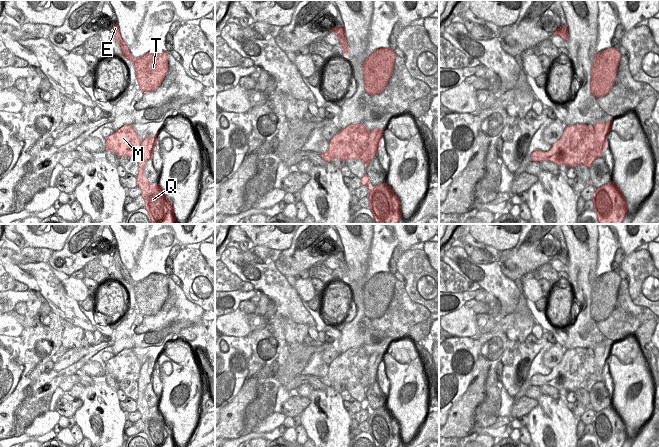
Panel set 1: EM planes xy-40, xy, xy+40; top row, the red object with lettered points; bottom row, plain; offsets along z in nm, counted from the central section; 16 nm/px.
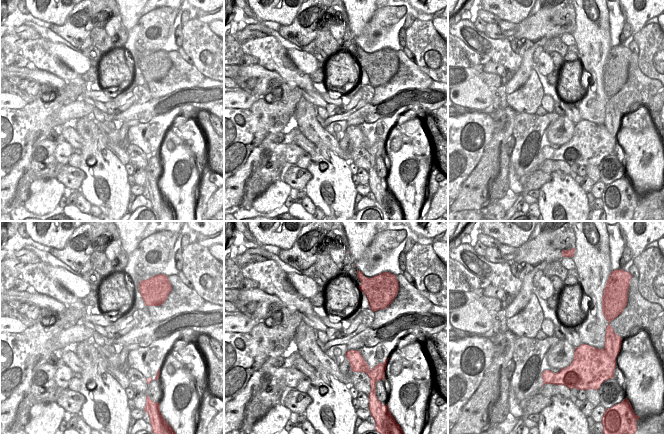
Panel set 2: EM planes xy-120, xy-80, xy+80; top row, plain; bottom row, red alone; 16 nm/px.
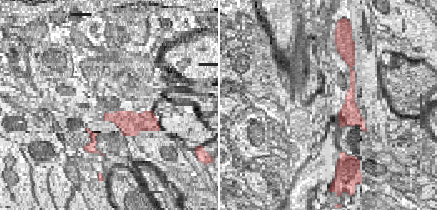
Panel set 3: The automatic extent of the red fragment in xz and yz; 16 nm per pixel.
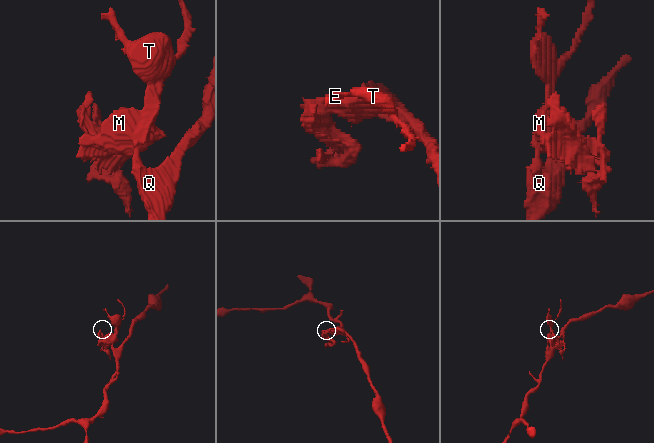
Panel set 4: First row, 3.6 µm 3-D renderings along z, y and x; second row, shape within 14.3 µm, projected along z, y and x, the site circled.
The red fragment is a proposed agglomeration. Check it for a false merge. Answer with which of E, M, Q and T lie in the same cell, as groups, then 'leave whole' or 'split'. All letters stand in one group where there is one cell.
E Q T / M | split

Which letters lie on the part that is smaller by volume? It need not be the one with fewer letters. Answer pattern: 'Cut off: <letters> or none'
Cut off: M.

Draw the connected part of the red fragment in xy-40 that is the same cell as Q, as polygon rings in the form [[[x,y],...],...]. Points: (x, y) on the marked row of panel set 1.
[[[157,132],[154,136],[147,136],[141,143],[138,154],[137,187],[141,189],[141,196],[145,201],[144,209],[147,211],[151,224],[173,224],[176,221],[174,208],[159,184],[149,184],[144,173],[146,162],[151,158],[156,147]]]

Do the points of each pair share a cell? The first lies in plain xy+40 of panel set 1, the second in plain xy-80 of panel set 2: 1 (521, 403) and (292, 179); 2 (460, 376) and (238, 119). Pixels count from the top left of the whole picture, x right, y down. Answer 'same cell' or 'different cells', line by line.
1: same cell
2: same cell

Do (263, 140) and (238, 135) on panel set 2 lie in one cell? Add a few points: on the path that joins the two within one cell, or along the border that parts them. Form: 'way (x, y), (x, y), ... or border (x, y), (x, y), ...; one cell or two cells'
border (253, 115), (255, 119), (256, 146), (246, 160); two cells

